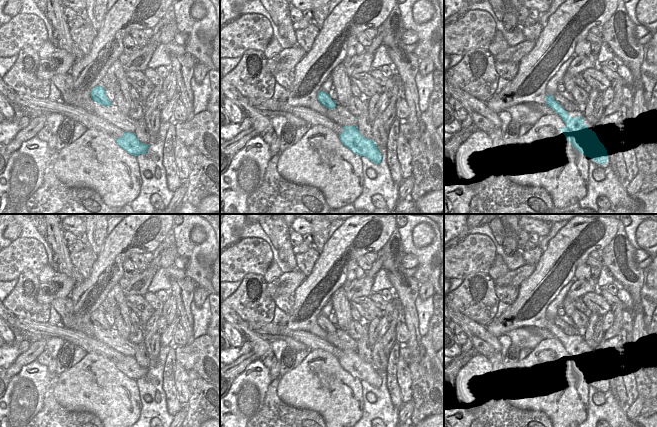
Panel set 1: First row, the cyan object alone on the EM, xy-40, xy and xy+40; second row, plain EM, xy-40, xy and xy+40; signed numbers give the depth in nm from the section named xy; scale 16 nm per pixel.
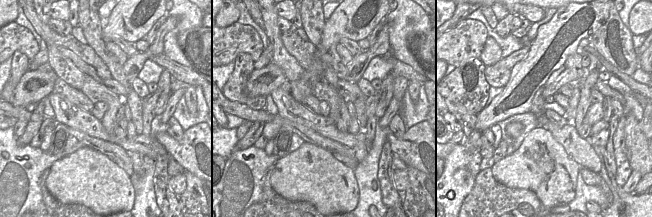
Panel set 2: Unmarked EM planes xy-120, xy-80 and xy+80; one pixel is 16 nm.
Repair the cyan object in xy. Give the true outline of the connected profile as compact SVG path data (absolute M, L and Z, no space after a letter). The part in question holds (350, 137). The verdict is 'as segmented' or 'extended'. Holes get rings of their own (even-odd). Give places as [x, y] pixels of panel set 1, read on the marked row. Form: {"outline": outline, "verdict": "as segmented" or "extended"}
{"outline": "M343 126L343 131L339 134L341 143L353 153L365 156L370 161L380 164L382 155L377 149L377 145L372 139L362 136L355 126Z", "verdict": "as segmented"}

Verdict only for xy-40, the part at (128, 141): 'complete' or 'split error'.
complete

